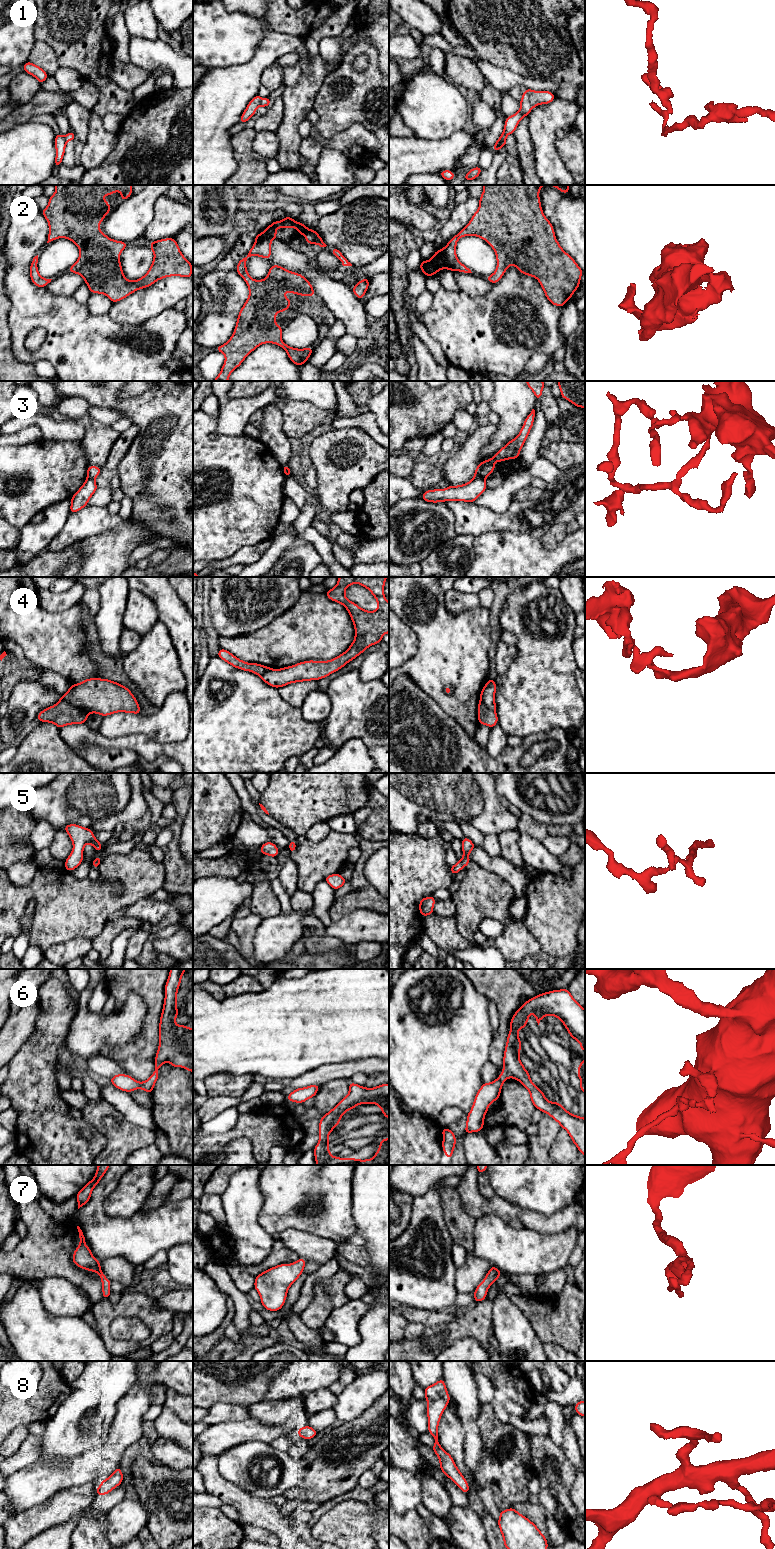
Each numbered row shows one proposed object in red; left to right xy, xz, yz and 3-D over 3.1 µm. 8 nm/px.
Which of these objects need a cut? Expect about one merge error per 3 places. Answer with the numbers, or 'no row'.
1, 3, 4

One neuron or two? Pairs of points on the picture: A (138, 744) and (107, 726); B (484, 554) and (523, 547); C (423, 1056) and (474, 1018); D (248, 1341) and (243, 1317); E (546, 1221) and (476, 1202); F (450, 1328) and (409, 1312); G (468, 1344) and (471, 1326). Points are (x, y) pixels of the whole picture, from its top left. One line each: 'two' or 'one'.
A: two
B: one
C: one
D: two
E: one
F: two
G: two

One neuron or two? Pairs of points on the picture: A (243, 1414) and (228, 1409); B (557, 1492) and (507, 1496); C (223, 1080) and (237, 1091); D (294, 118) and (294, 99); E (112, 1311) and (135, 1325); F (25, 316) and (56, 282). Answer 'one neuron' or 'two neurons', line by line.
A: one neuron
B: two neurons
C: one neuron
D: one neuron
E: two neurons
F: two neurons

